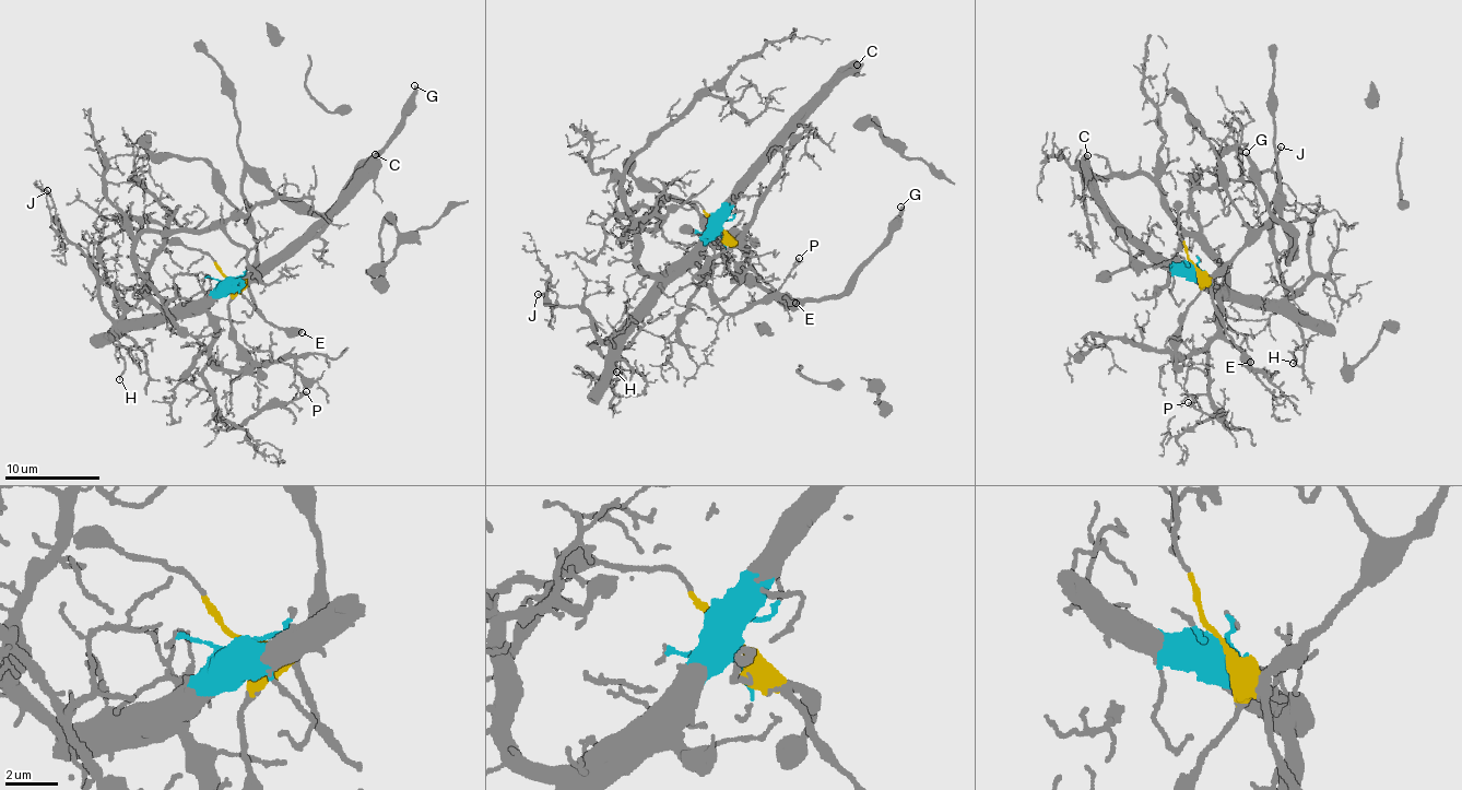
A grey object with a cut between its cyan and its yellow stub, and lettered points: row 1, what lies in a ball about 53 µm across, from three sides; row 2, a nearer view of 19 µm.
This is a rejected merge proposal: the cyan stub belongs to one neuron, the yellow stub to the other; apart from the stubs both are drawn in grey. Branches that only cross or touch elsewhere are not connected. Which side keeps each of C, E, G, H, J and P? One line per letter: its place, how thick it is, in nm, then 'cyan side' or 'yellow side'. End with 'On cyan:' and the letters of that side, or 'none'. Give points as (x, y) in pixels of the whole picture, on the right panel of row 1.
C: (1087, 155) | 500 nm | cyan side
E: (1250, 362) | 550 nm | yellow side
G: (1246, 152) | 320 nm | yellow side
H: (1293, 363) | 120 nm | cyan side
J: (1281, 146) | 140 nm | cyan side
P: (1188, 402) | 200 nm | cyan side
On cyan: C, H, J, P

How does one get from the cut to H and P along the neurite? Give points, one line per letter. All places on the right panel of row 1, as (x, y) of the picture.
H: (1193, 264), (1195, 272), (1239, 296), (1253, 297), (1311, 329), (1309, 340), (1293, 353), (1293, 363)
P: (1193, 264), (1217, 301), (1219, 335), (1207, 349), (1207, 382), (1225, 428), (1221, 417), (1189, 402)

